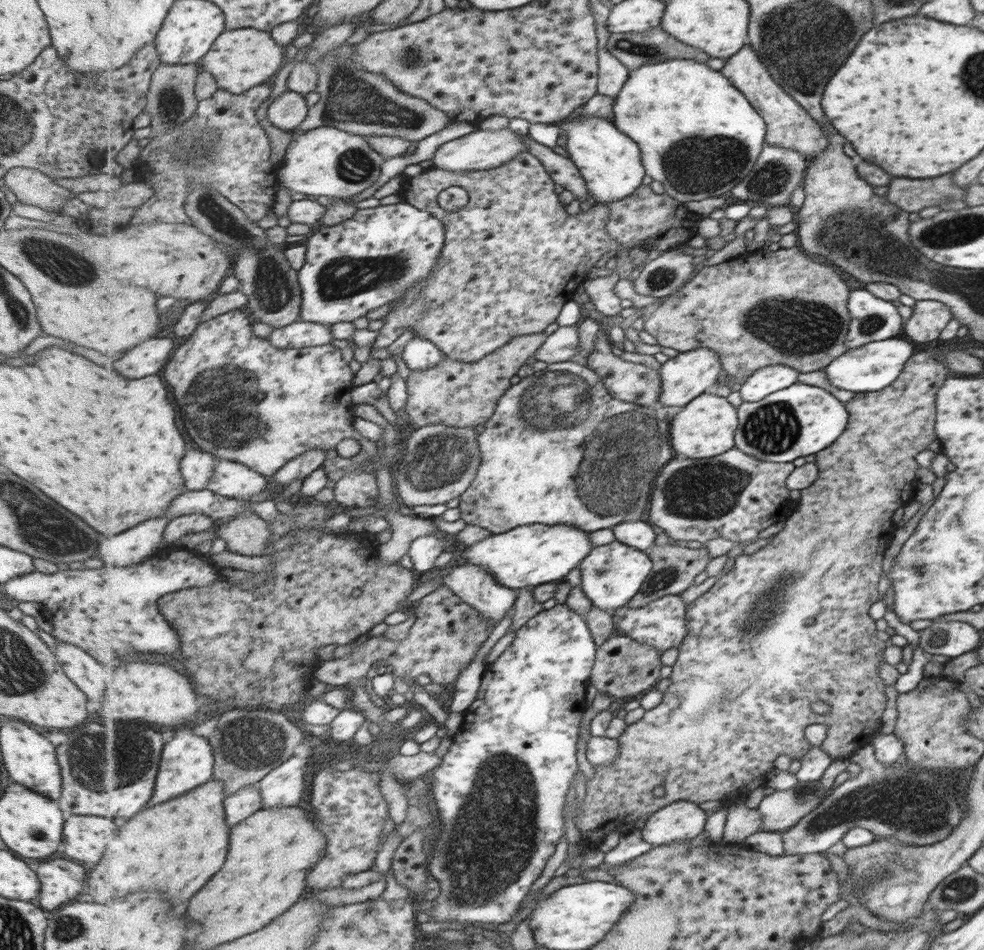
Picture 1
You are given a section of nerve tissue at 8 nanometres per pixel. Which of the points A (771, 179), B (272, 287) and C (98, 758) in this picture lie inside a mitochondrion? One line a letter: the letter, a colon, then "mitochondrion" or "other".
A: mitochondrion
B: mitochondrion
C: mitochondrion

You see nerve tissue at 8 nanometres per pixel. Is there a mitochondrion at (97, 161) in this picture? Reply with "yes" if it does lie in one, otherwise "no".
no

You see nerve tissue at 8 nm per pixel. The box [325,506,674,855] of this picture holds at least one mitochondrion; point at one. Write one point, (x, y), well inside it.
(602, 572)

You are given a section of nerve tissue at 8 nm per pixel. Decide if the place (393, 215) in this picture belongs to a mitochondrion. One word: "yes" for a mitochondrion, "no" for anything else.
no

